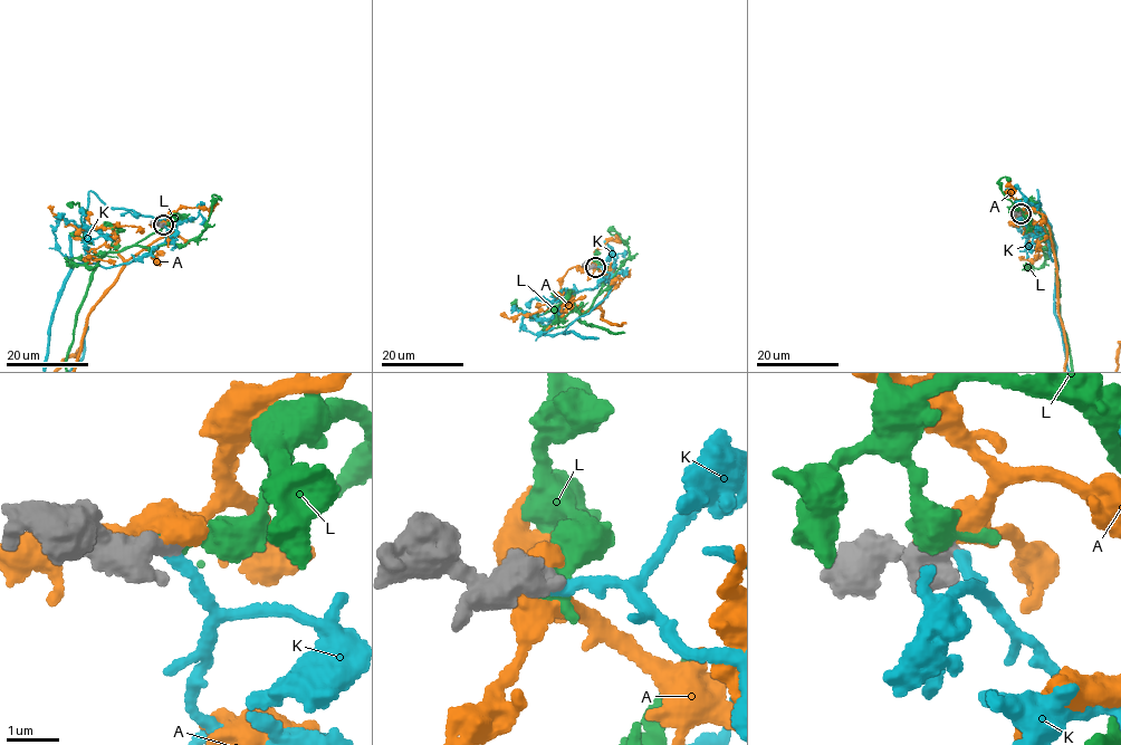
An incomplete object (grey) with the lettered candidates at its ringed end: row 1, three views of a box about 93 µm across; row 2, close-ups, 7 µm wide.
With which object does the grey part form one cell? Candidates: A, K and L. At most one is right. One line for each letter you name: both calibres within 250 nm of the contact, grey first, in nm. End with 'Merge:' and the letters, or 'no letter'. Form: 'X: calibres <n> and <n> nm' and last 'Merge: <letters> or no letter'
K: calibres 280 and 240 nm
Merge: K

